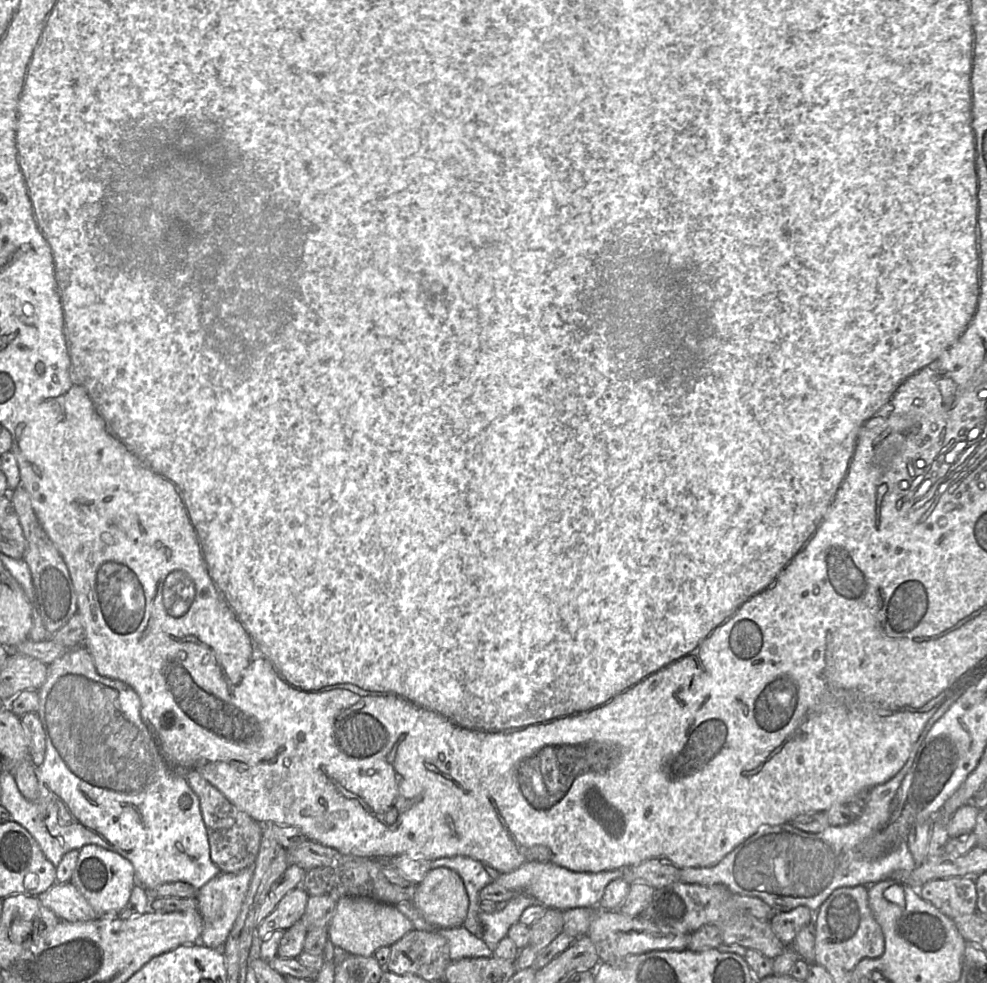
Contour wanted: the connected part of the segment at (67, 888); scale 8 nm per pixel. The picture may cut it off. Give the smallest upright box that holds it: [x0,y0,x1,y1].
[37,882,99,922]

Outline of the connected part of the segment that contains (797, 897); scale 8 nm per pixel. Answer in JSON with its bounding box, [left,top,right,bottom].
[679,695,958,912]

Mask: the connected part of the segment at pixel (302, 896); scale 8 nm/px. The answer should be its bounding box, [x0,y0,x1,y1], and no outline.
[258,886,308,940]

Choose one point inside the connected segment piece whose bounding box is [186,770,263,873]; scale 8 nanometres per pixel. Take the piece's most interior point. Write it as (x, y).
(234, 837)

